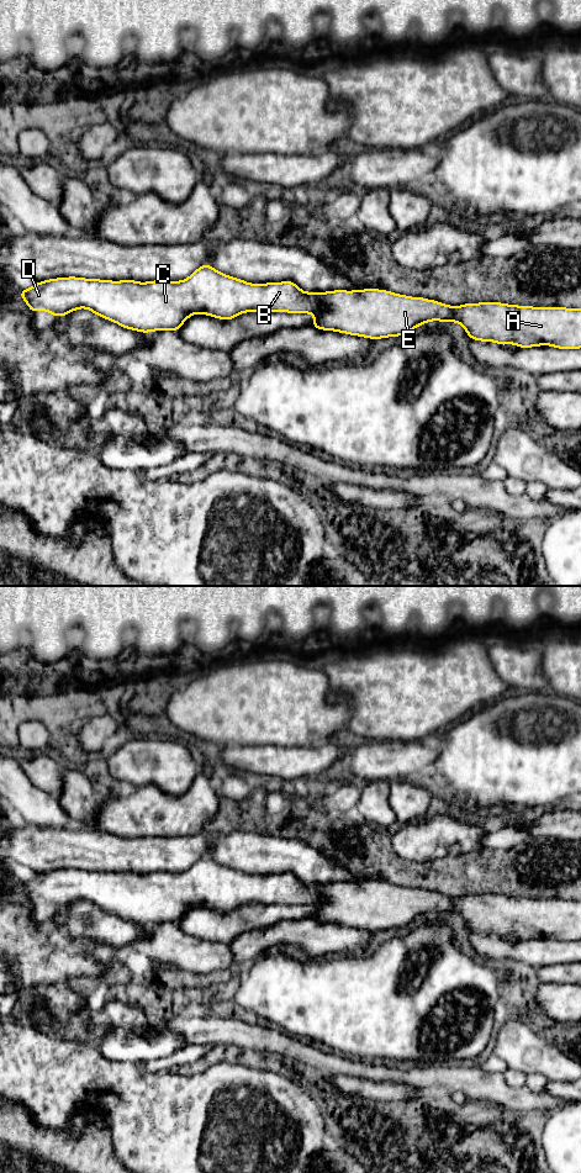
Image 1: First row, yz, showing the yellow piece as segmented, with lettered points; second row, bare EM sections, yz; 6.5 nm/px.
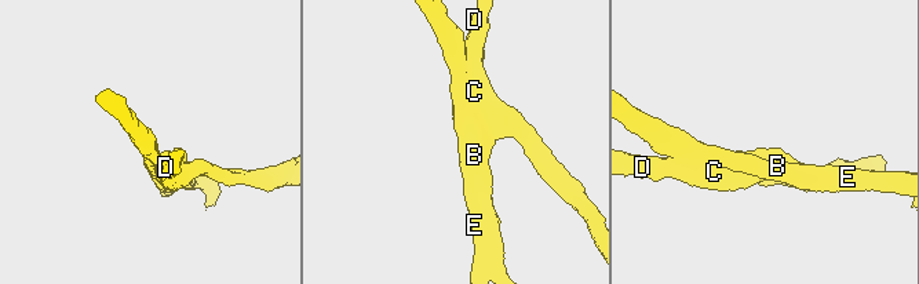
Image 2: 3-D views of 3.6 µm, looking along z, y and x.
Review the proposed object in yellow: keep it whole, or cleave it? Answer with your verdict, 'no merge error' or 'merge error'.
merge error

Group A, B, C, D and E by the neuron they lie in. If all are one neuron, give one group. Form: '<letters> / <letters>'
A E / B C D

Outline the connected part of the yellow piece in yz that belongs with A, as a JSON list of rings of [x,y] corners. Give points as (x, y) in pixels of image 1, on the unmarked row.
[[[365,881],[365,882],[353,882],[353,883],[345,883],[345,882],[334,882],[334,883],[326,883],[322,886],[310,884],[316,887],[321,893],[321,902],[316,905],[313,905],[315,914],[312,916],[313,920],[323,921],[323,923],[334,923],[340,924],[350,928],[358,928],[358,929],[365,929],[370,931],[381,931],[387,929],[400,929],[403,928],[414,920],[419,919],[423,915],[428,915],[431,913],[440,913],[440,914],[456,914],[458,916],[463,918],[466,923],[466,926],[472,932],[481,932],[481,934],[495,934],[501,937],[506,936],[514,936],[519,940],[532,940],[532,939],[539,939],[539,937],[551,937],[554,940],[559,941],[580,941],[581,940],[581,902],[575,900],[564,900],[564,899],[532,899],[532,898],[517,898],[517,897],[507,897],[501,894],[480,894],[480,895],[465,895],[461,898],[449,898],[445,895],[442,895],[439,893],[433,893],[423,889],[411,889],[406,887],[394,886],[387,882],[379,882],[379,881]]]

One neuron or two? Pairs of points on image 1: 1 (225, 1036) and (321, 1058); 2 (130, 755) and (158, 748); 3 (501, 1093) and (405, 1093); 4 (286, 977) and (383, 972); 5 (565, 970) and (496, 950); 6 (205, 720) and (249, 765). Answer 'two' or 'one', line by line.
1: one
2: one
3: two
4: one
5: two
6: two

